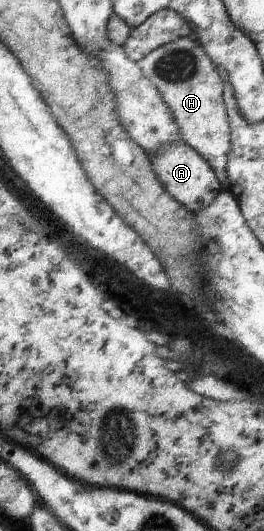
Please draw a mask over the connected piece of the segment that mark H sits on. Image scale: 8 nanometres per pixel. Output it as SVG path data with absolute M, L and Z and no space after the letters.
M183 37L151 51L137 63L169 107L182 142L194 148L207 161L221 188L229 190L226 166L231 143L230 124L222 95L224 82L204 48L196 38Z

